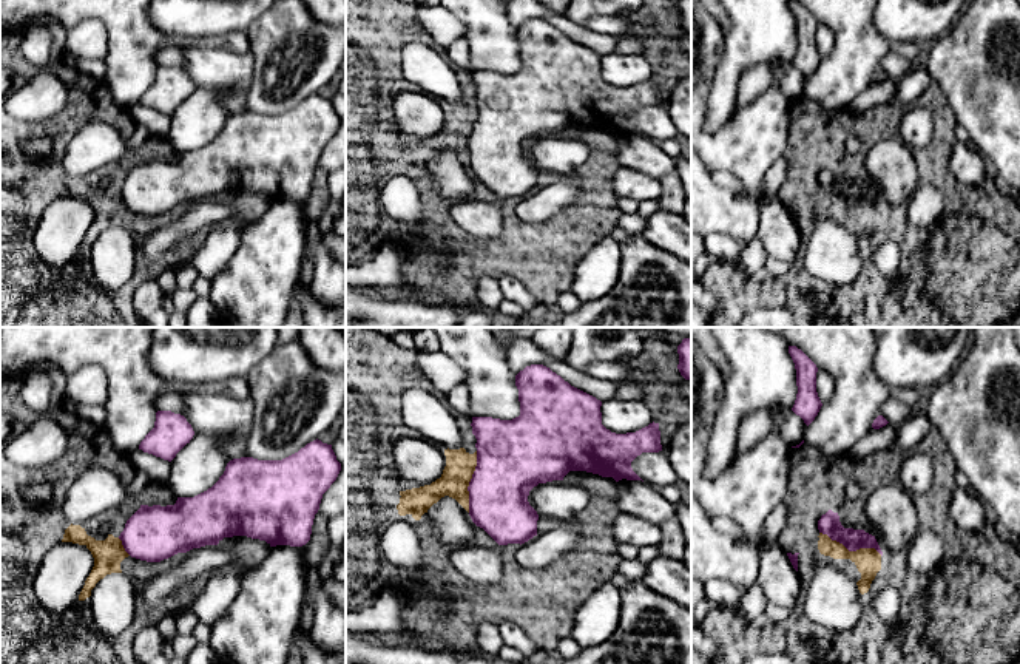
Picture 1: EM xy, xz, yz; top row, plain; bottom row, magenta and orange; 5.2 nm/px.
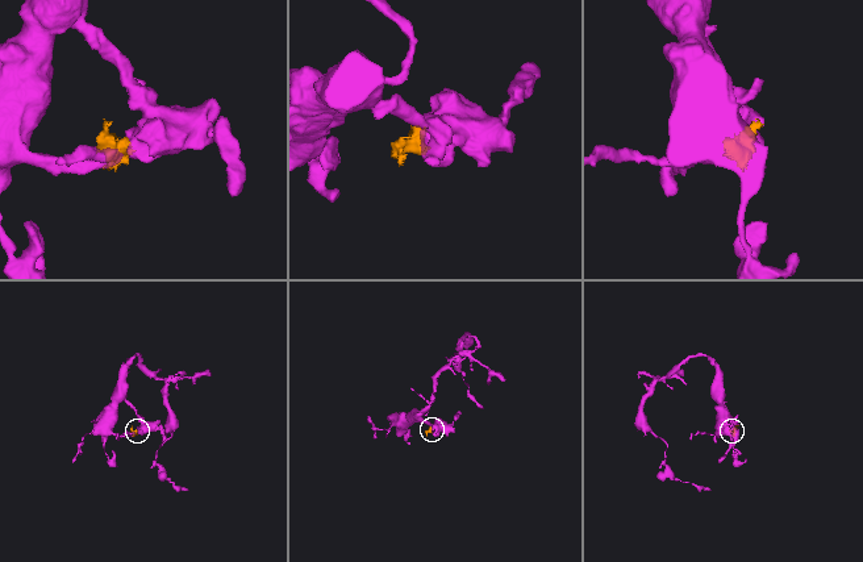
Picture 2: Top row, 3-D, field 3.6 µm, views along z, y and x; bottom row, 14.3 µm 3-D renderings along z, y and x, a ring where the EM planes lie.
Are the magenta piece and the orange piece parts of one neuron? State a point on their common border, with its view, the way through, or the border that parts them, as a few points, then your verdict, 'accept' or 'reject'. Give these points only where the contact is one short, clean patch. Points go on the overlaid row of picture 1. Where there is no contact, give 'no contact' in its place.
yz (851, 550) | along yz (820, 531), (841, 542), (849, 550), (875, 548), (881, 555) | reject

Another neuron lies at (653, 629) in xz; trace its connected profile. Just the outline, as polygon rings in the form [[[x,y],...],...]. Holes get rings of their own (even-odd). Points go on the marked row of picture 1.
[[[642,581],[630,582],[620,590],[622,610],[614,633],[600,645],[582,649],[576,658],[562,664],[691,664],[691,608],[648,588]]]

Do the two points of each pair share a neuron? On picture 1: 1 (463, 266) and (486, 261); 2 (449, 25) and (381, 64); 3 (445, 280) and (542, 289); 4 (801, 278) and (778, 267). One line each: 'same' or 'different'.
1: same
2: different
3: same
4: different

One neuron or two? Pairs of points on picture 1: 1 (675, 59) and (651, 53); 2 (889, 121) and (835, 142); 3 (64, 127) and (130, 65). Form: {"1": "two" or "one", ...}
{"1": "one", "2": "one", "3": "two"}

